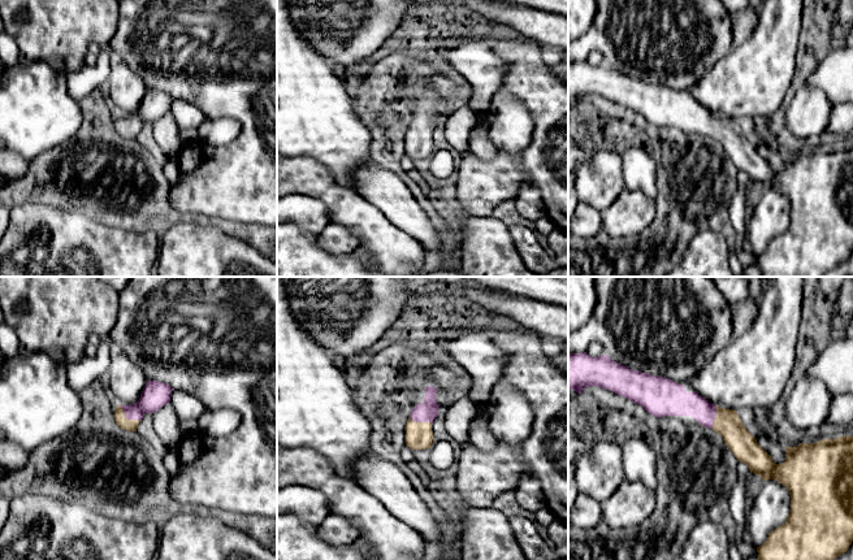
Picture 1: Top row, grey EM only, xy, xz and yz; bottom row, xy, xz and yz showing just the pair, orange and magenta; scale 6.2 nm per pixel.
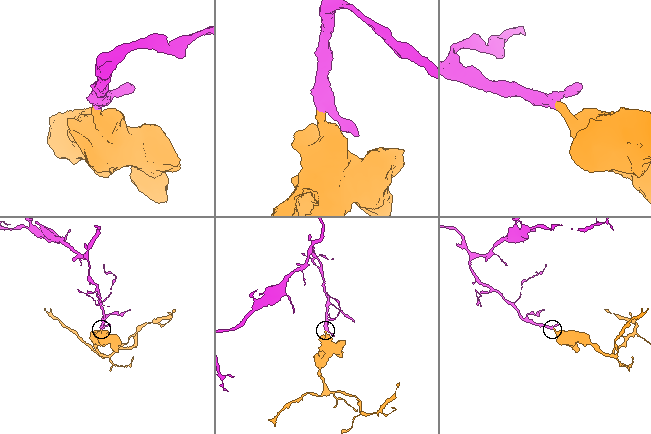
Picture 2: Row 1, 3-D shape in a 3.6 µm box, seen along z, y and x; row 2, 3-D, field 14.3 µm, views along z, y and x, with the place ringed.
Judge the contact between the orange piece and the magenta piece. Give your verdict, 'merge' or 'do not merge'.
merge

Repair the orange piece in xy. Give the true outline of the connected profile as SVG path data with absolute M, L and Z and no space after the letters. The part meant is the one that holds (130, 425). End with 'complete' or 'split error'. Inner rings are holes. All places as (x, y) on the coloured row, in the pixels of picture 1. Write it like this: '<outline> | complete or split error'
M148 379L135 404L116 407L116 424L124 430L137 431L146 413L155 413L170 401L172 391L172 386Z | split error

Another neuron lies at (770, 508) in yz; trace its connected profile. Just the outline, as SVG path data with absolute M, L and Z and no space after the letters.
M775 479L763 481L757 496L753 498L748 520L755 547L762 546L772 530L785 524L789 509L788 489Z

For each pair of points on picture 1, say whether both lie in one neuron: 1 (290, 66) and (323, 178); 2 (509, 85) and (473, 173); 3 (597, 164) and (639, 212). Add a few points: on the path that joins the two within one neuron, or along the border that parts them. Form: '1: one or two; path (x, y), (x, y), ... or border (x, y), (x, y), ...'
1: two; border (290, 156), (312, 157), (321, 163), (341, 183)
2: one; path (541, 111), (541, 146), (518, 169), (507, 172)
3: one; path (605, 176), (627, 200)

